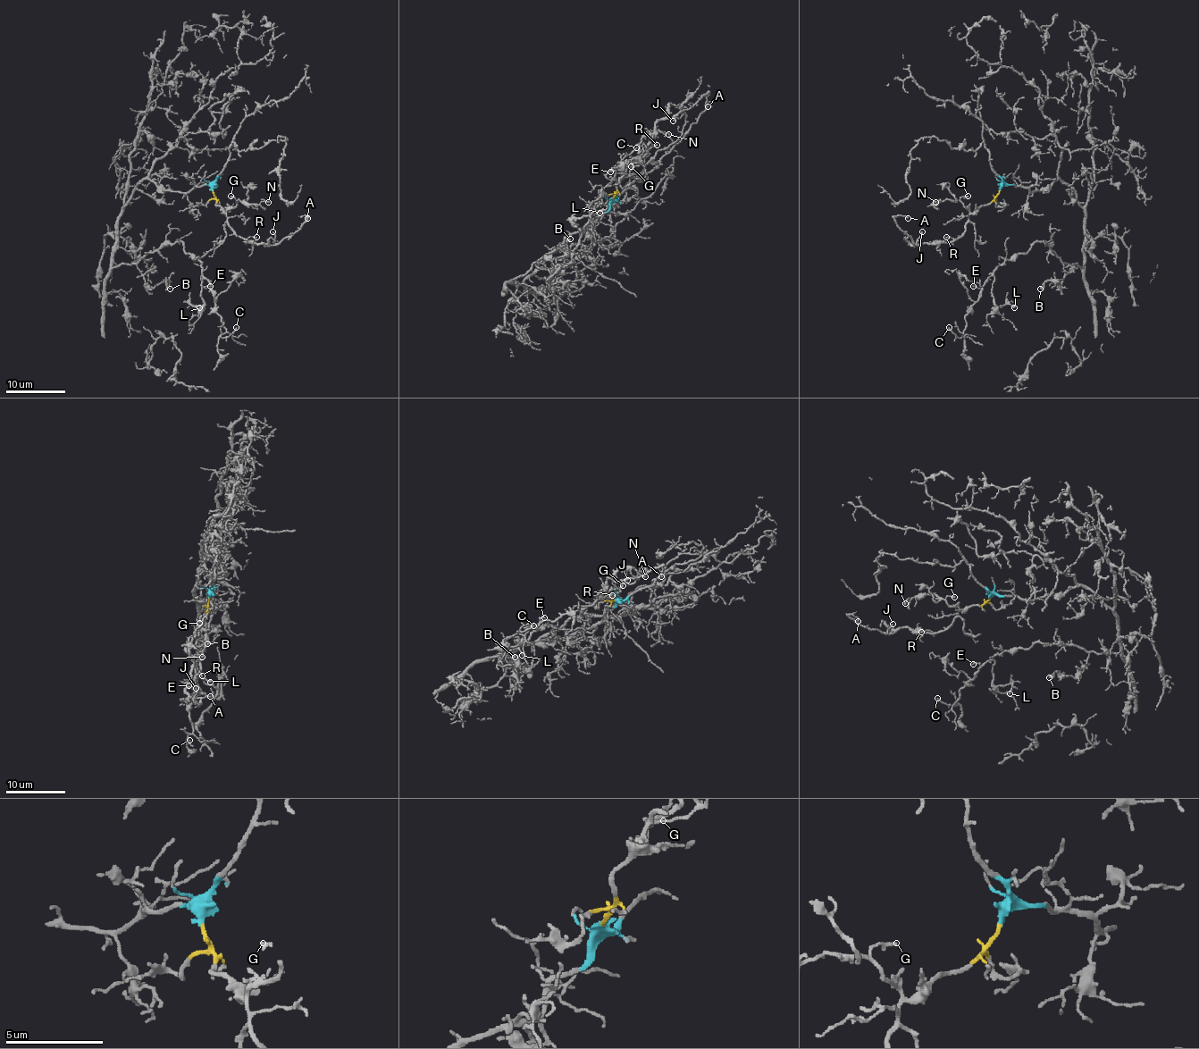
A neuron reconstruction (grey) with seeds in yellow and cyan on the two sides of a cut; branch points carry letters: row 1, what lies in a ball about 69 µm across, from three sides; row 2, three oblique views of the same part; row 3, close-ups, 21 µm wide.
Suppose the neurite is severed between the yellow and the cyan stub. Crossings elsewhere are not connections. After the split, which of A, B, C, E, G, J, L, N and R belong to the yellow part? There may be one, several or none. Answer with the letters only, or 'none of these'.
A, G, J, N, R

